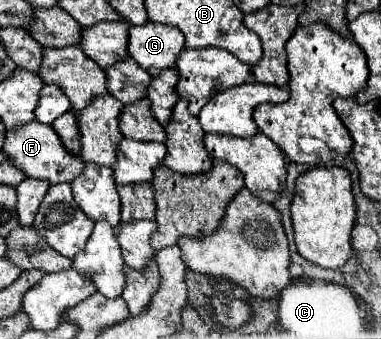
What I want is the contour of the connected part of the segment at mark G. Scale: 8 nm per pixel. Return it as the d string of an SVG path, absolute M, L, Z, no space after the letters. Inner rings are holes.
M147 22L129 28L127 52L151 76L165 66L175 66L181 48L185 48L185 38L173 26Z

